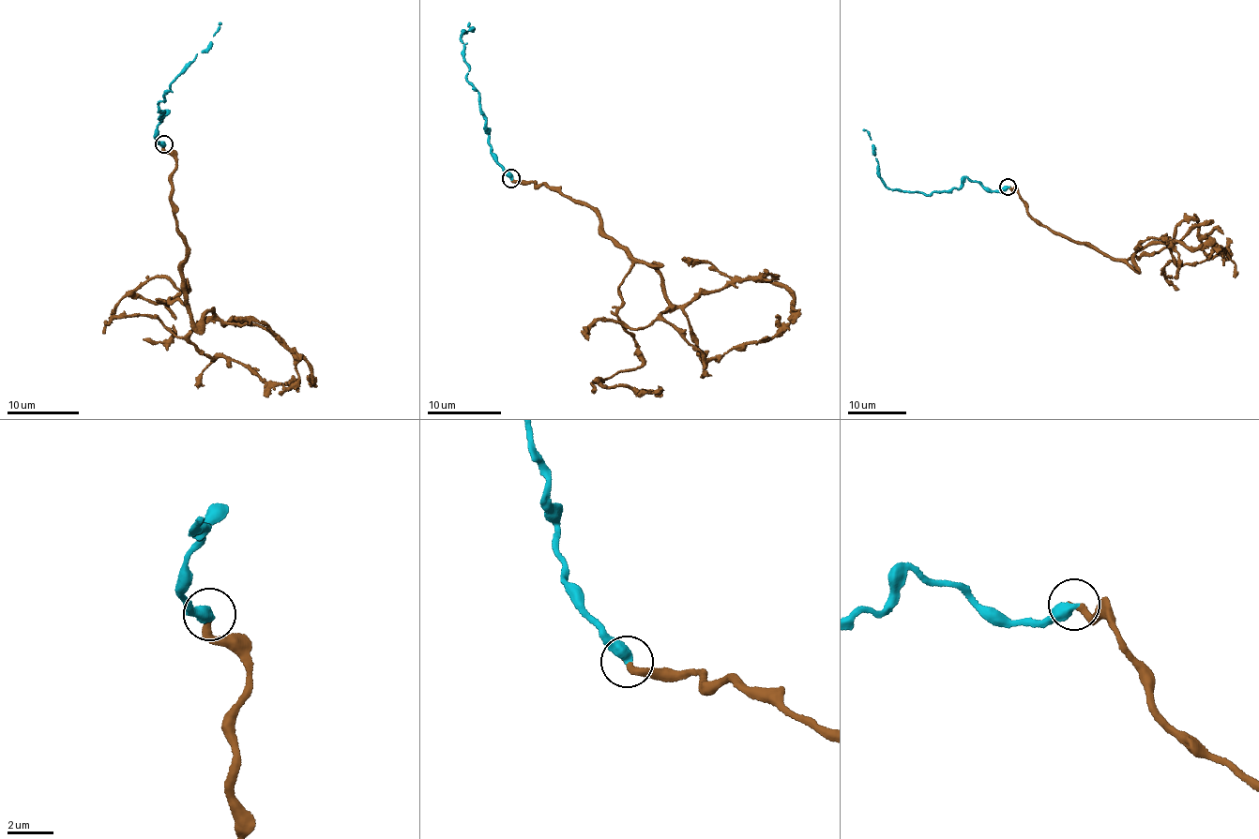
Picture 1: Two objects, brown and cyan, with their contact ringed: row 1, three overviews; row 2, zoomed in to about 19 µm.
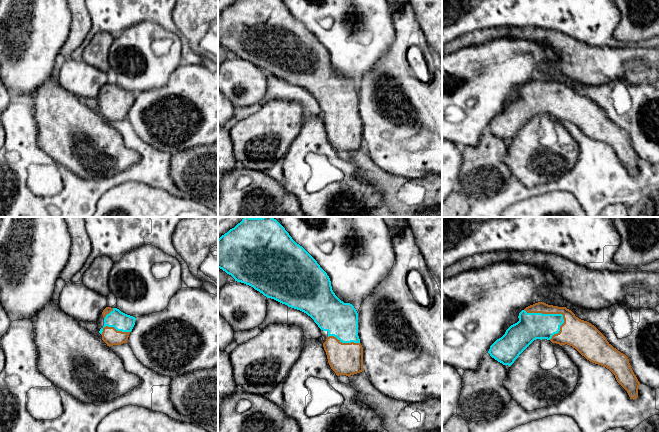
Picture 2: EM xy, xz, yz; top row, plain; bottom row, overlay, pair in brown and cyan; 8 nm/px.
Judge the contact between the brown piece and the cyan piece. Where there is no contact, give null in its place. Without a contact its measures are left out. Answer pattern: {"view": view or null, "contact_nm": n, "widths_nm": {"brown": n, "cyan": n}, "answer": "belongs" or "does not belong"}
{"view": "yz", "contact_nm": 340, "widths_nm": {"brown": 200, "cyan": 220}, "answer": "belongs"}

